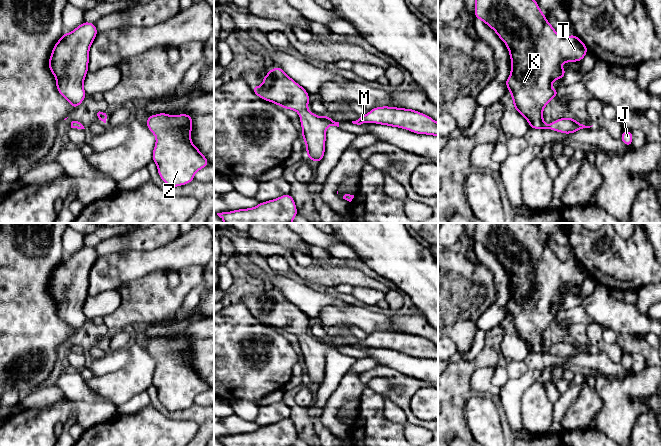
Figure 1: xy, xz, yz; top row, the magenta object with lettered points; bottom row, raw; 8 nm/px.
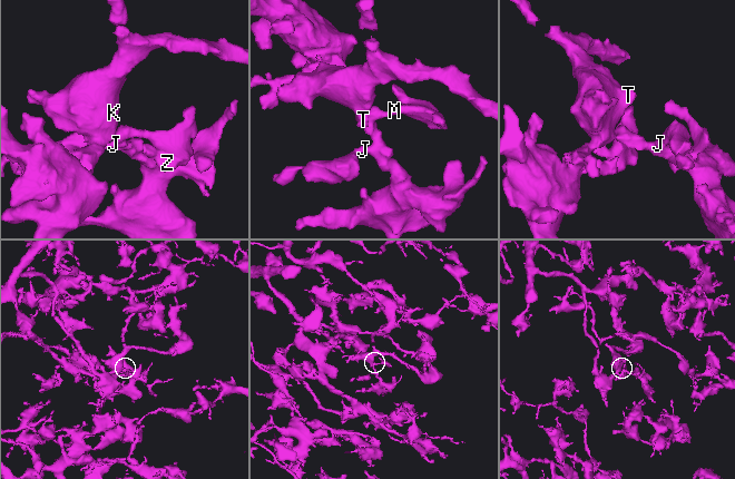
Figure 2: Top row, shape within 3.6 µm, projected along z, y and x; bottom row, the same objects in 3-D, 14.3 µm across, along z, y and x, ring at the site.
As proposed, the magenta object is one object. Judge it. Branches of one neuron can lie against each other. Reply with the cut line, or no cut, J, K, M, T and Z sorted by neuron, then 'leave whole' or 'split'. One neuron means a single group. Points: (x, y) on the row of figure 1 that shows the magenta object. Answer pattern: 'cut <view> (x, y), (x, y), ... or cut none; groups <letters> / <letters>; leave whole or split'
cut none; groups J K M T Z; leave whole

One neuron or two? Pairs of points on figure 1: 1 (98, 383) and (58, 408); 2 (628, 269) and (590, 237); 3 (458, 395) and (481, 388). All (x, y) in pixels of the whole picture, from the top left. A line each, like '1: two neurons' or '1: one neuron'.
1: two neurons
2: one neuron
3: two neurons

